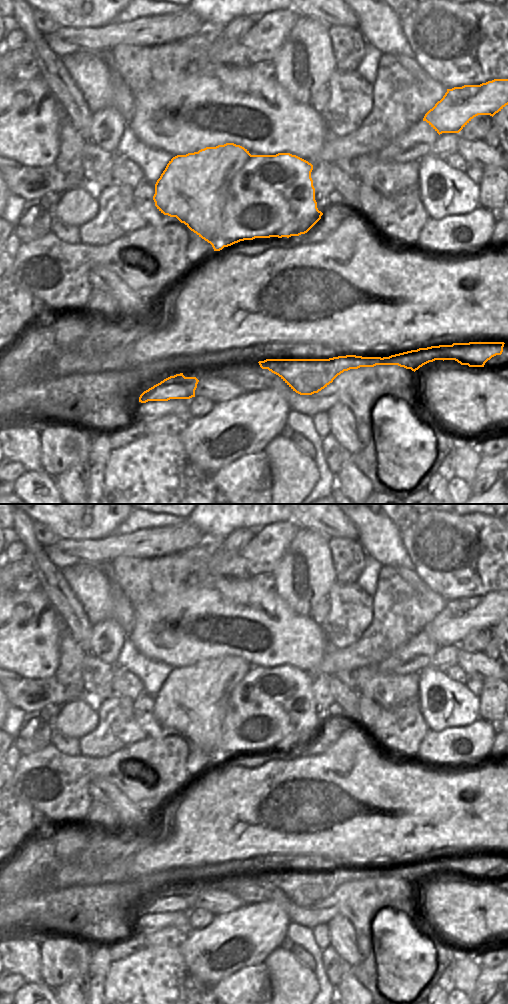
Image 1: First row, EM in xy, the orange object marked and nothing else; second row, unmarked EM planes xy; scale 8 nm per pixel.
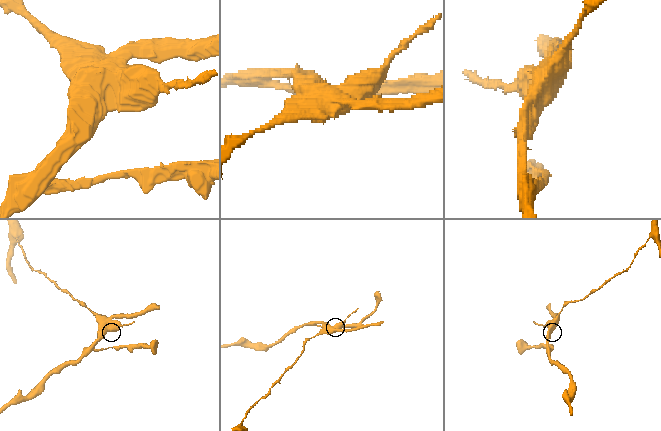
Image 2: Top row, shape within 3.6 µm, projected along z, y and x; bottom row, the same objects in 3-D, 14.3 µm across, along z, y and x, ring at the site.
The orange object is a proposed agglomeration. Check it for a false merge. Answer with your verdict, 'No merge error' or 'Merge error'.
Merge error

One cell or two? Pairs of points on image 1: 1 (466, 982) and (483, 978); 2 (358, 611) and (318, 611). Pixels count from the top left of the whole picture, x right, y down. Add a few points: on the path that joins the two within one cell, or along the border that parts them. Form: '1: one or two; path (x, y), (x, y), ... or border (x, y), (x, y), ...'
1: two; border (481, 968), (473, 988), (467, 993)
2: two; border (327, 596), (330, 602), (330, 609), (321, 625)

